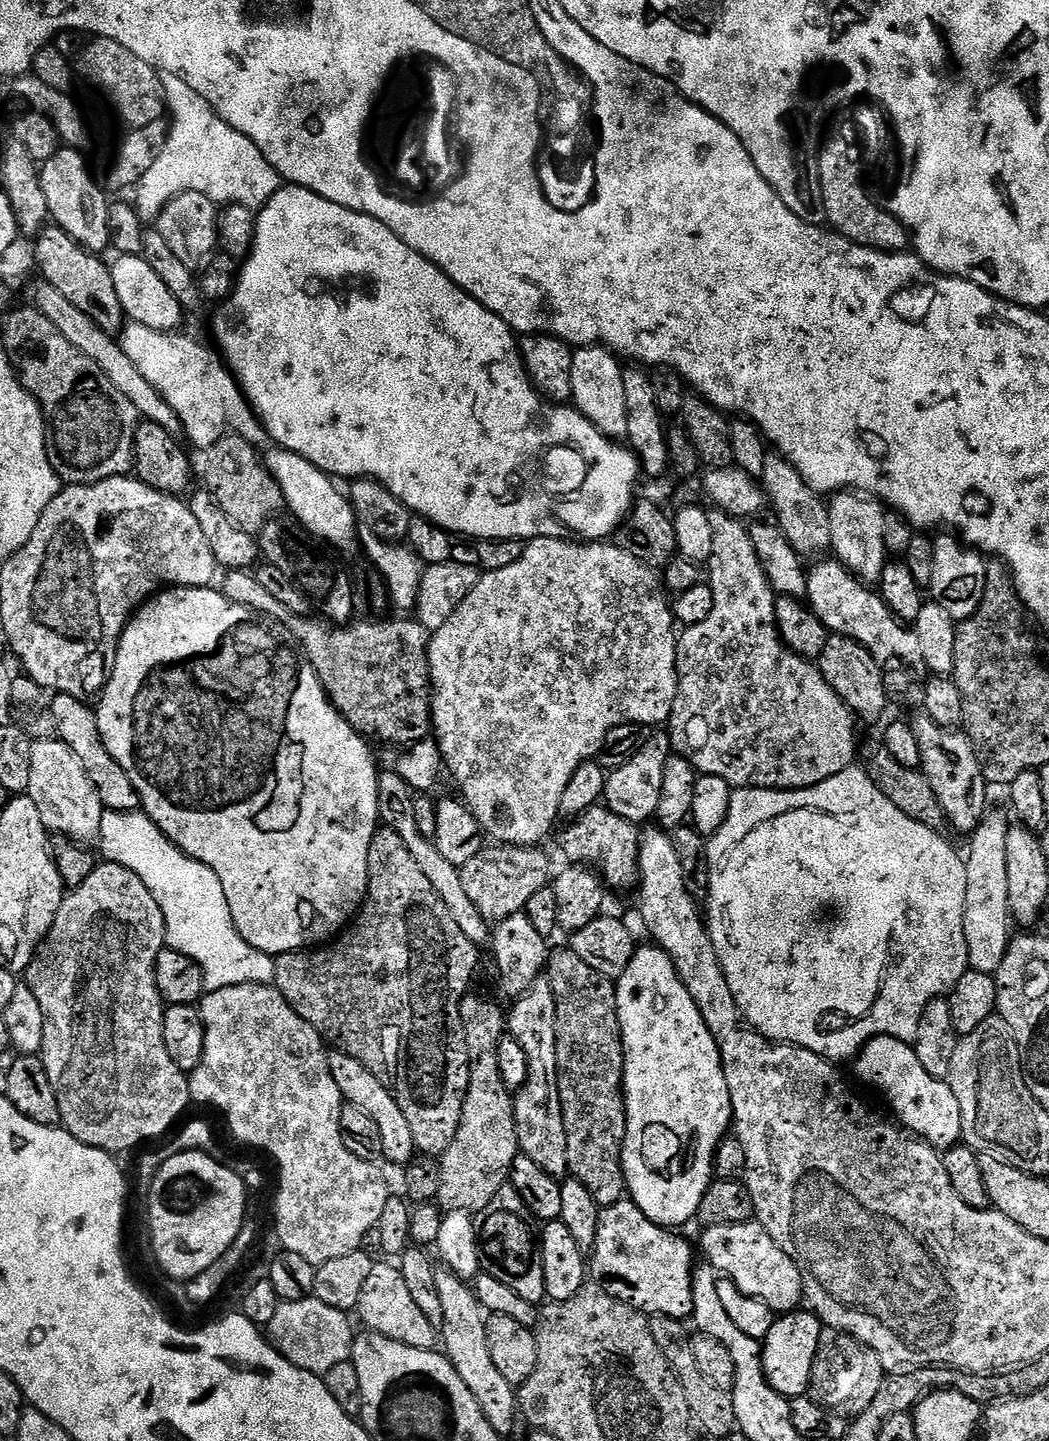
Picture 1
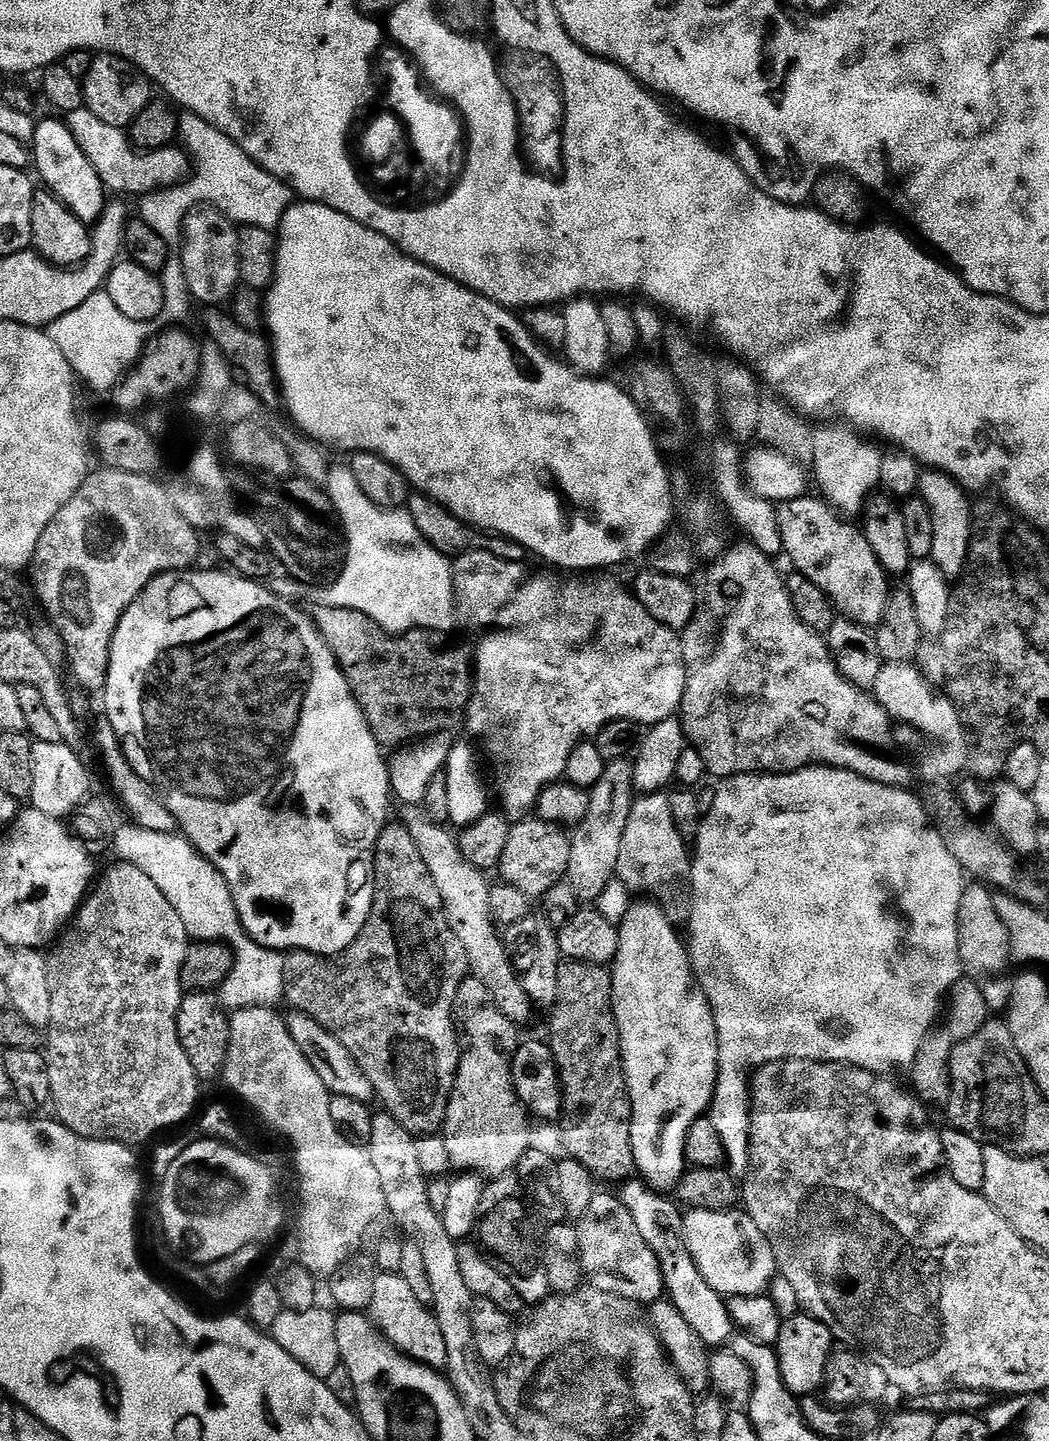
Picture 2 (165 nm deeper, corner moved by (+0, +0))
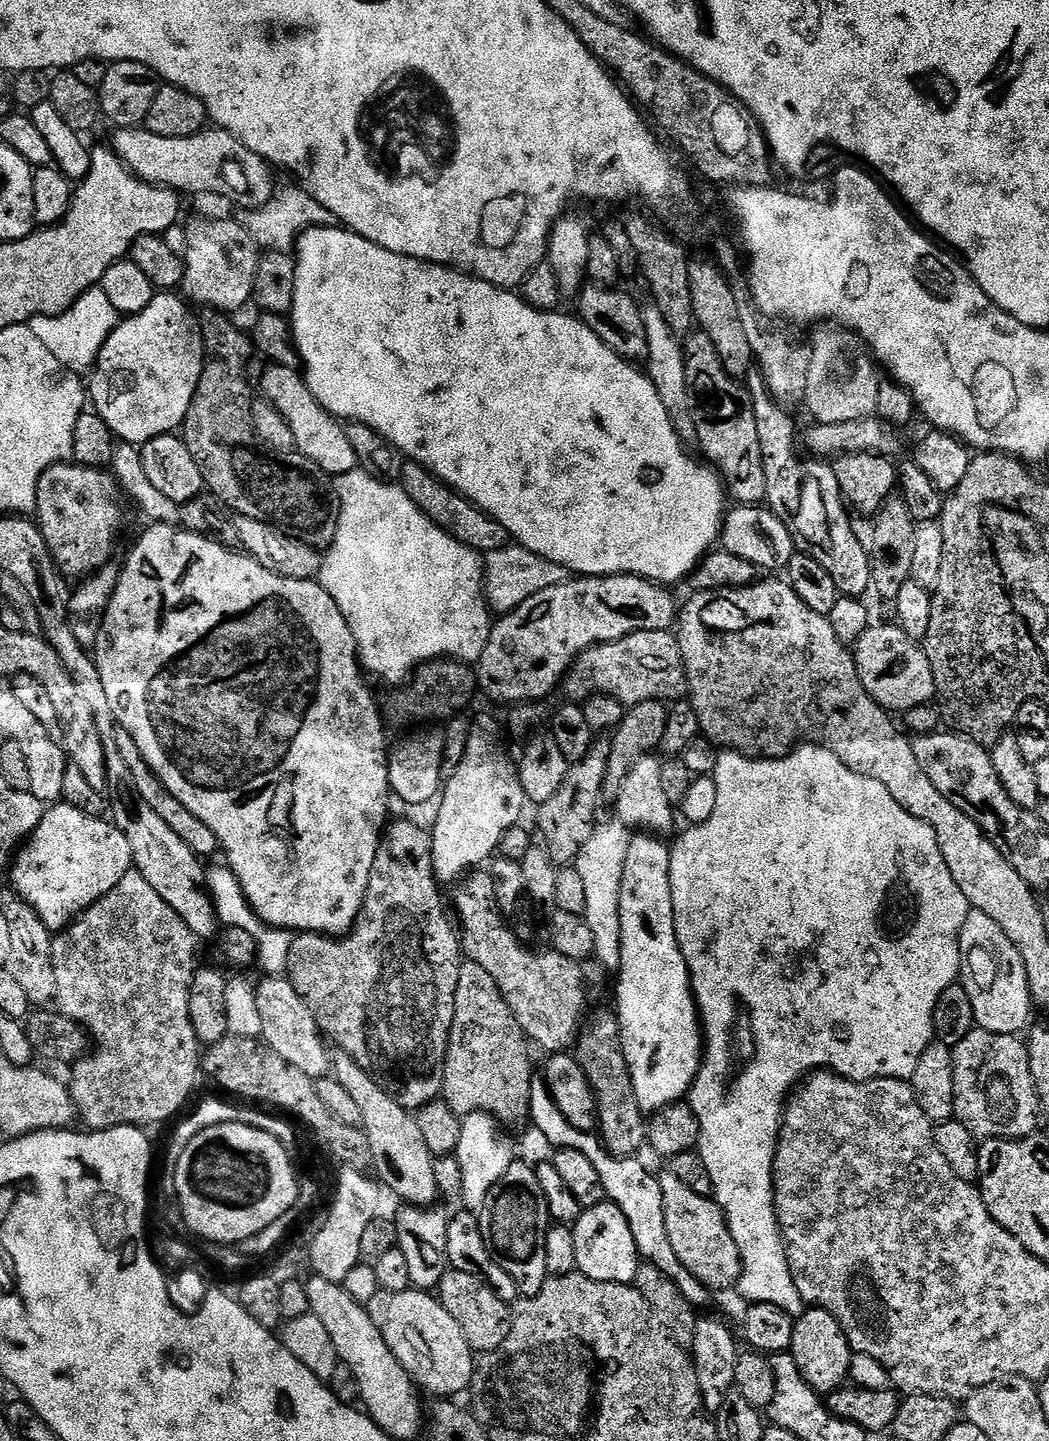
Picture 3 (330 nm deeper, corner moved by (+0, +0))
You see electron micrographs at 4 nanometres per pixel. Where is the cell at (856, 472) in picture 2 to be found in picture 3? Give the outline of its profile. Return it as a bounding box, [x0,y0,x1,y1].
[804,326,882,424]

